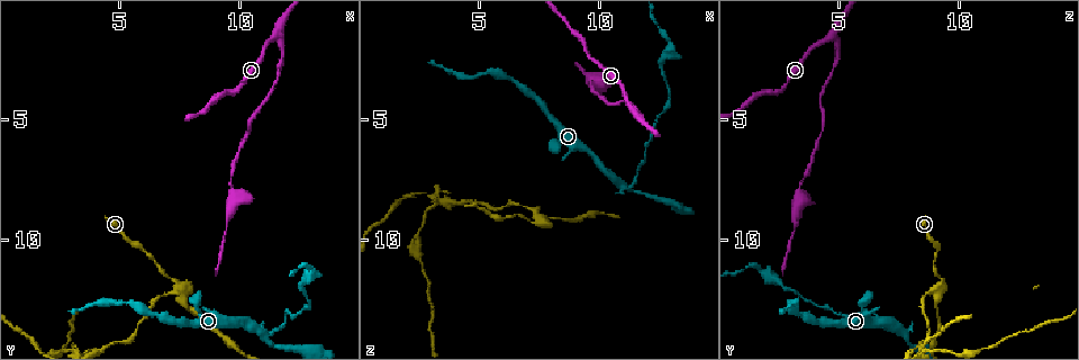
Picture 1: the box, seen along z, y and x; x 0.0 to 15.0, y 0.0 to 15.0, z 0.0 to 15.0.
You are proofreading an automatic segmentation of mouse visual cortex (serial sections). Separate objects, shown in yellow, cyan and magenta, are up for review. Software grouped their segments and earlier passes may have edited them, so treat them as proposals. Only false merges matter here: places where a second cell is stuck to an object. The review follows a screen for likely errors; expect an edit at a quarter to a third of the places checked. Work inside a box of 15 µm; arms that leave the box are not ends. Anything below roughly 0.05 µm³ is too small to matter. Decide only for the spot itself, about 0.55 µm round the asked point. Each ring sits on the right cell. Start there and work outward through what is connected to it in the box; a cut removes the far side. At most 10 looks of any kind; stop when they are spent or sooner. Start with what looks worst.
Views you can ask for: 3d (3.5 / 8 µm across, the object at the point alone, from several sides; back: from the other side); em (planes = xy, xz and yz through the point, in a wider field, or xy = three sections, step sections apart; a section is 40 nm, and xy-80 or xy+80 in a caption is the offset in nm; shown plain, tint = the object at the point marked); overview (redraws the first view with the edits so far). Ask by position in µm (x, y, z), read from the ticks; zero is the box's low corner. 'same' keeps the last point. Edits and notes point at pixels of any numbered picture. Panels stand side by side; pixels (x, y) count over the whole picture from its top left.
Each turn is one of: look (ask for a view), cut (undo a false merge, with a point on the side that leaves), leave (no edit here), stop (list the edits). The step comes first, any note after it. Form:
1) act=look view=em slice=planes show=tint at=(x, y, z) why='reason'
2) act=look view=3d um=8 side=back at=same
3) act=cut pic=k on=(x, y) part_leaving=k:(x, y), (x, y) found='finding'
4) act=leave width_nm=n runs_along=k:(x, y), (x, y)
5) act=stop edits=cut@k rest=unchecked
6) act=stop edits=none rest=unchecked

act=look view=3d um=8 at=(7.4, 12.0, 9.1) why='three-way junction'

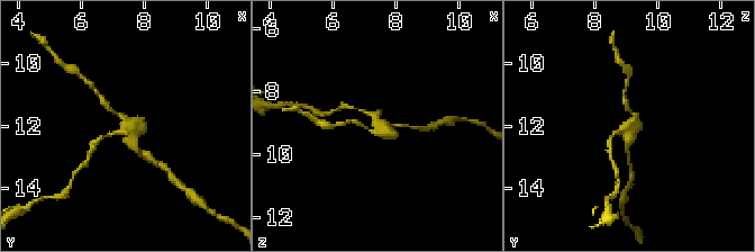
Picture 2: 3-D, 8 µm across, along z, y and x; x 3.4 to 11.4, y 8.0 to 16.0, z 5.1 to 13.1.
act=look view=3d um=3.5 at=(7.5, 12.0, 9.1) why='closer look'

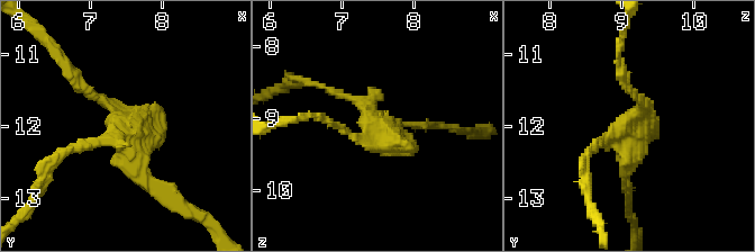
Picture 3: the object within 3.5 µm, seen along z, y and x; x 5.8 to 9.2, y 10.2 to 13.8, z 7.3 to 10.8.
act=cut pic=3 on=(79, 146) part_leaving=3:(116, 137), (61, 152), (36, 192) found='a second cell is stuck on'

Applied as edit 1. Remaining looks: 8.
act=look view=3d um=3.5 at=(11.1, 14.0, 7.8) why='arms part here'

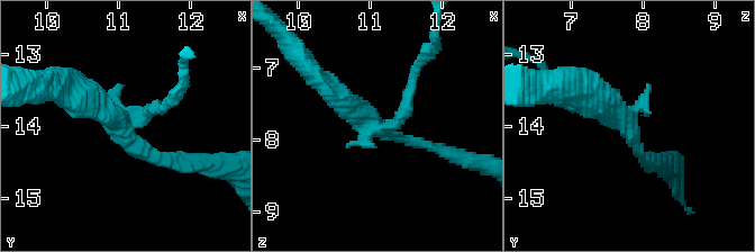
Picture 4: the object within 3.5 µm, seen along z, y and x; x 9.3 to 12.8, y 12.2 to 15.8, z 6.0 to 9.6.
act=look view=em slice=xy step=5 show=tint at=(11.05, 13.90, 7.75) why='now the EM'

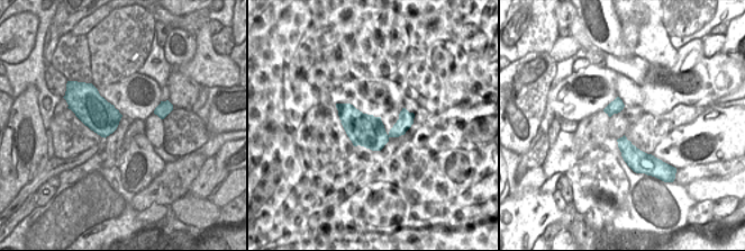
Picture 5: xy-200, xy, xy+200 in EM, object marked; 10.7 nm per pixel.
act=cut pic=4 on=(409, 93) found='two cells meet here'

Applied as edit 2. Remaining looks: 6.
act=look view=overview

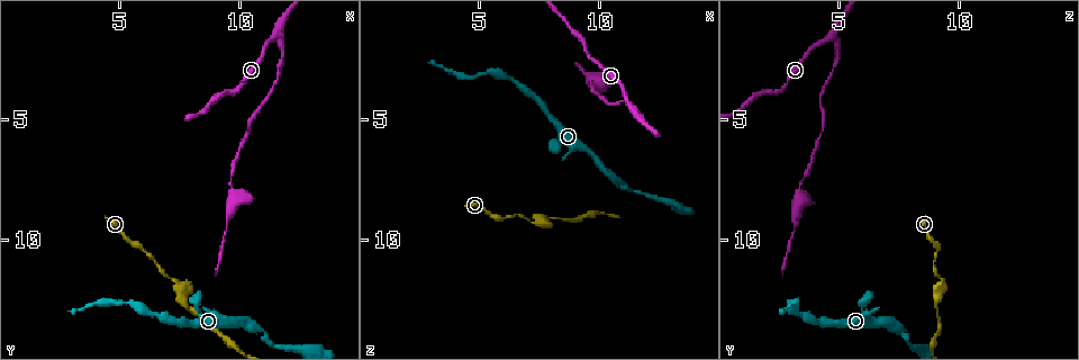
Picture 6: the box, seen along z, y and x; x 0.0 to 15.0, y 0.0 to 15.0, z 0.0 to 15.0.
act=look view=3d um=3.5 at=(9.9, 8.2, 3.3) why='thin neck'

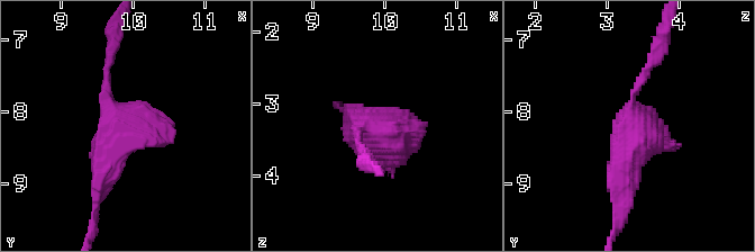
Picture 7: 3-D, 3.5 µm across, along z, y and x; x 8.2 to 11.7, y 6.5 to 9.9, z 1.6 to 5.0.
act=look view=em slice=xy step=5 show=tint at=(9.75, 8.15, 3.35)

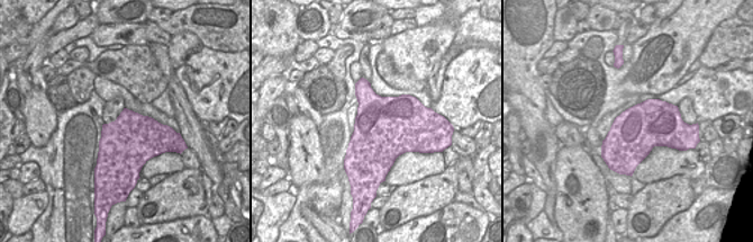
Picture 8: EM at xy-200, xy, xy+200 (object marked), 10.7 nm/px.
act=leave runs_along=7:(655, 59), (631, 100), (620, 194) found='one cell here'

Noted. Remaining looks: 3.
act=look view=3d um=3.5 at=(5.1, 12.5, 3.1) why='calibre changes'

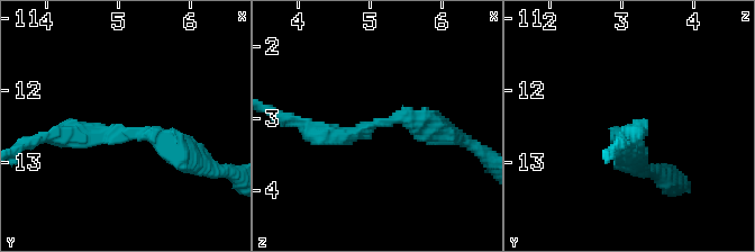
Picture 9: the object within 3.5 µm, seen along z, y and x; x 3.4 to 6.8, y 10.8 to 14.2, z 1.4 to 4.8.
act=look view=em slice=planes show=tint at=(5.00, 12.55, 3.10) arm_widths_nm=250,400 why='shape alone is not enough'

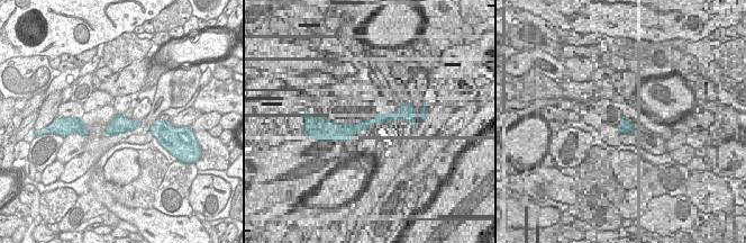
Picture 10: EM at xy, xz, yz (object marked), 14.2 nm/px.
act=look view=em slice=xy step=2 show=tint at=same why='another direction'

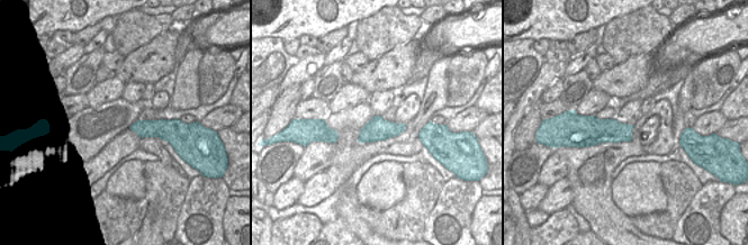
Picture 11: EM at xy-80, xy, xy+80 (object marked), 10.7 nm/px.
act=leave runs_along=9:(184, 153), (154, 133), (51, 140) found='continuous, no second cell'

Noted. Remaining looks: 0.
act=stop edits=cut@3,cut@4 rest=unchecked

